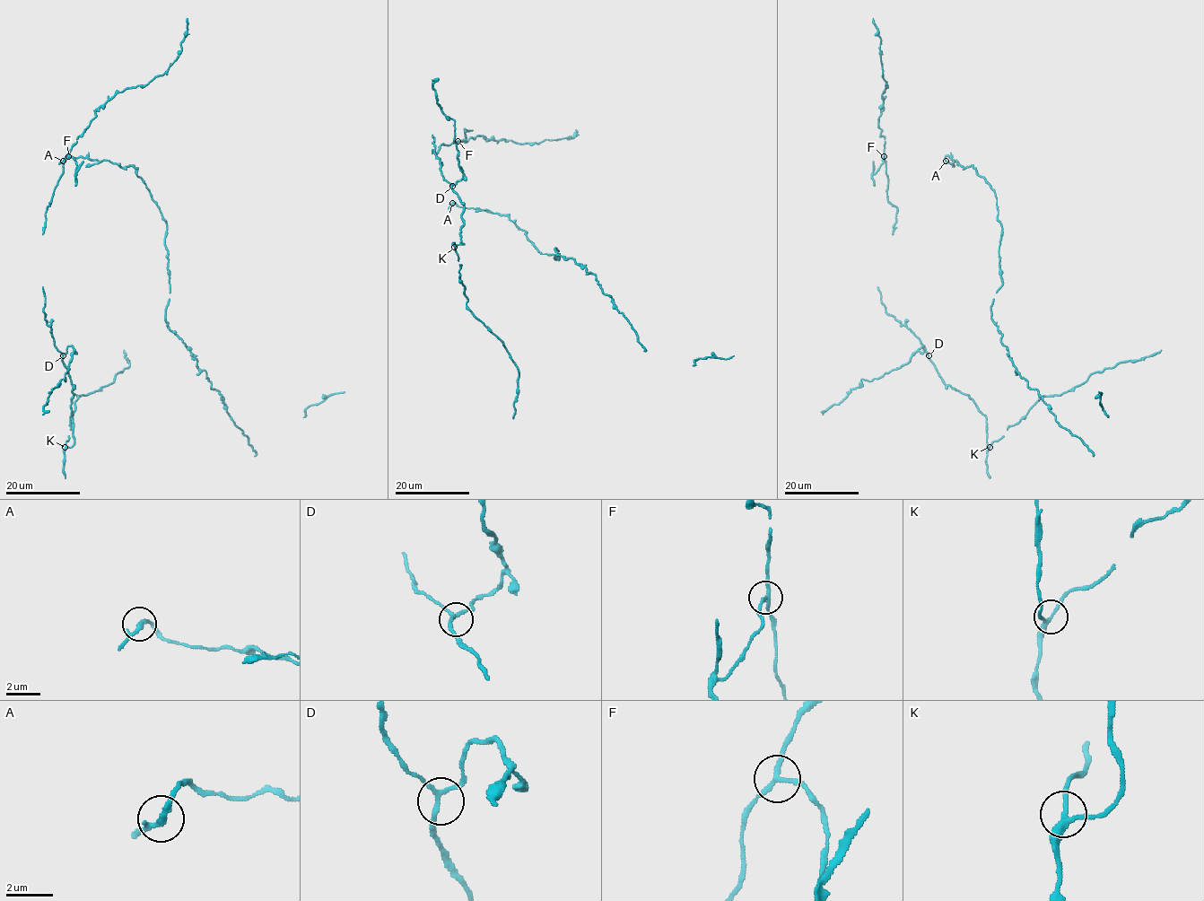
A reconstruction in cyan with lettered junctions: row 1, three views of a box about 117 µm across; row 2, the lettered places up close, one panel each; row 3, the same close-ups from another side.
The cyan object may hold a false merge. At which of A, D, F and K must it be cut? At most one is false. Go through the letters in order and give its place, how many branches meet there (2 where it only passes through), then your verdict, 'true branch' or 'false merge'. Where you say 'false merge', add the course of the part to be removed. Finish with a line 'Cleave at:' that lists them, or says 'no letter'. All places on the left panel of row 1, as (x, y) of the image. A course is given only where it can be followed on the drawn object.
A: (63, 161) | 3 | true branch
D: (63, 355) | 3 | true branch
F: (68, 156) | 3 | false merge | (69, 156), (76, 164), (75, 174), (82, 161)
K: (65, 447) | 3 | true branch
Cleave at: F

